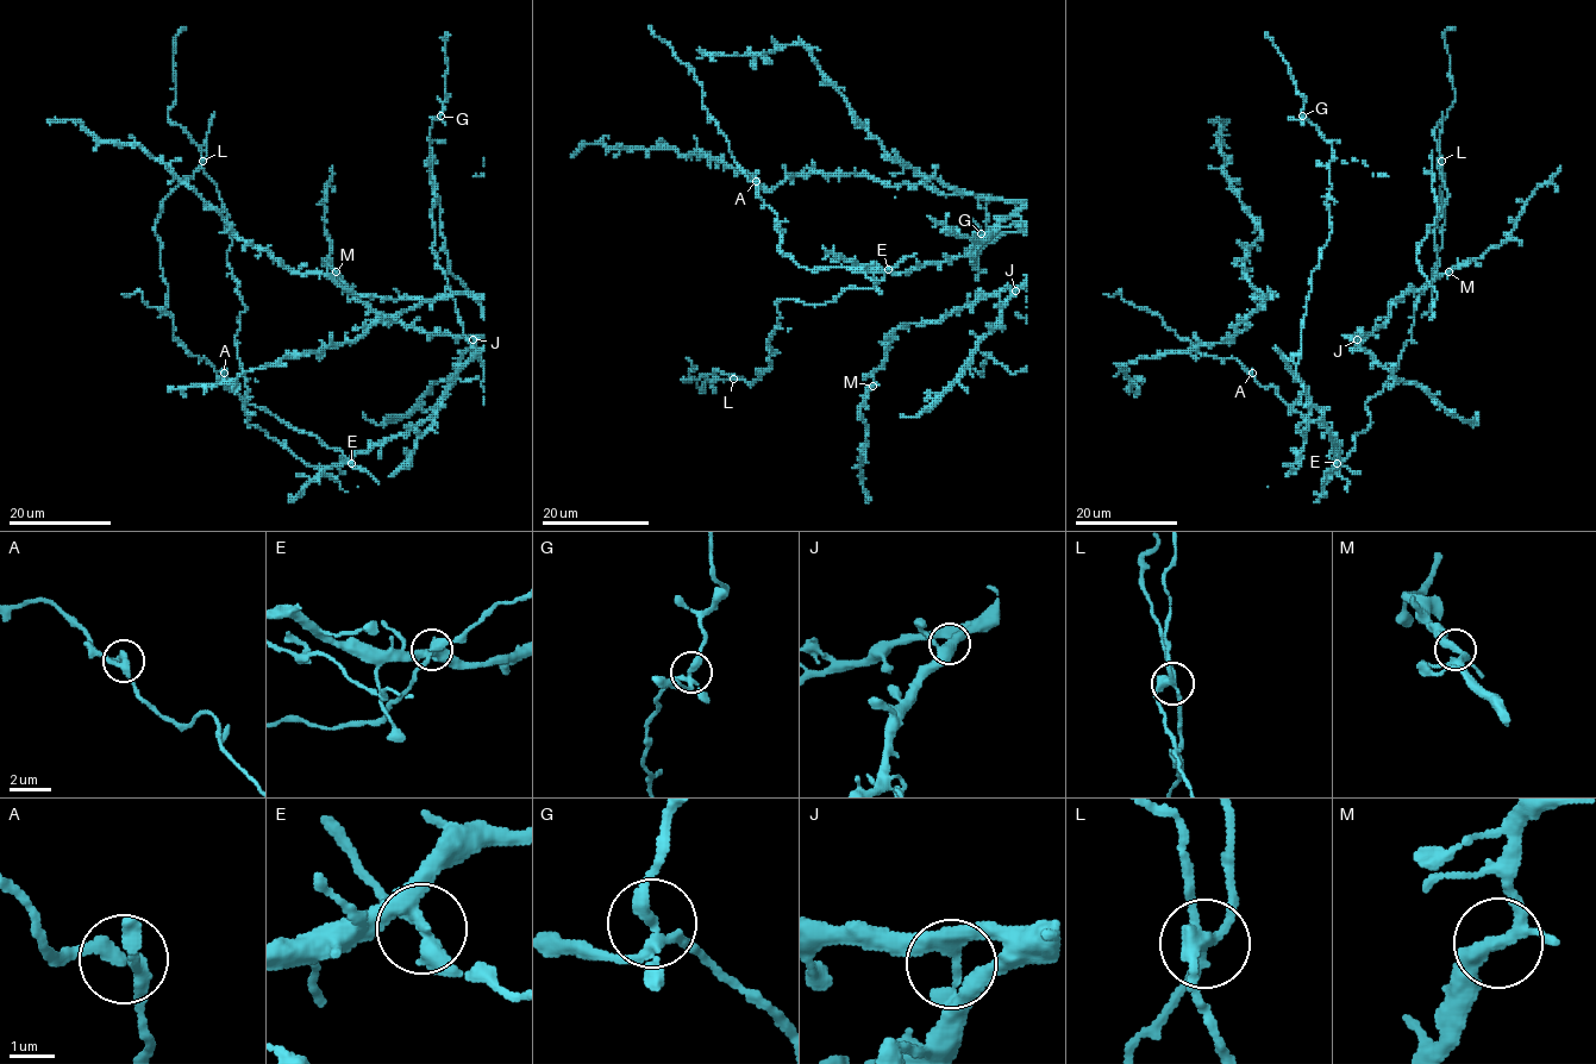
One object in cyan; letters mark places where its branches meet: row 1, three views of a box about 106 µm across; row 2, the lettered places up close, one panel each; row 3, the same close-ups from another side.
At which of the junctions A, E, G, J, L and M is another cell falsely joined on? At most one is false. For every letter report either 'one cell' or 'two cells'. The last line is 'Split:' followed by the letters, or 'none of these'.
A: one cell
E: one cell
G: one cell
J: one cell
L: two cells
M: one cell
Split: L

